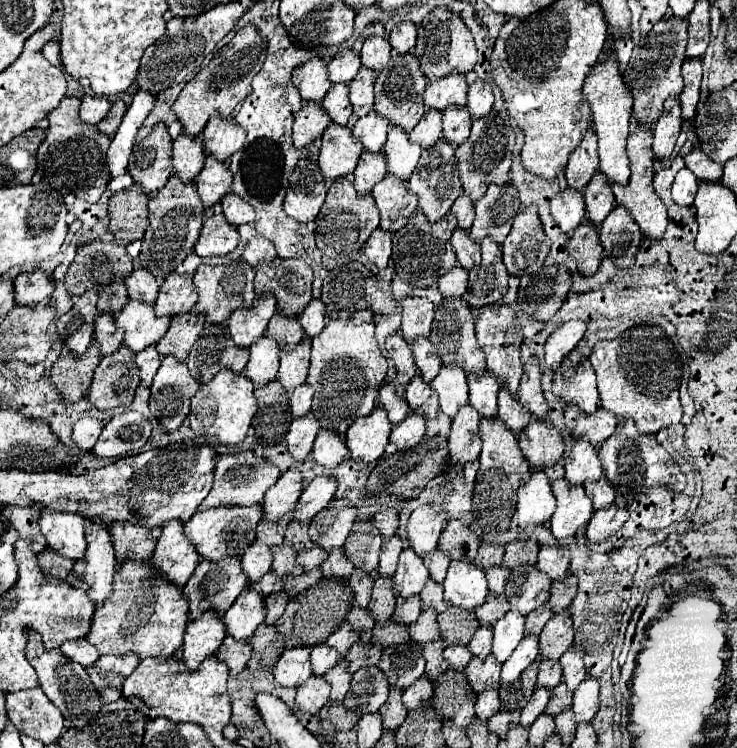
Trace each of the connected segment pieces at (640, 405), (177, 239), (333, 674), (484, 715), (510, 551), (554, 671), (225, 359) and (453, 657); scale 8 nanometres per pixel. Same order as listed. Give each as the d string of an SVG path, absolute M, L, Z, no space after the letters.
M638 325L618 339L598 341L588 359L598 377L602 409L616 417L632 417L636 429L644 435L656 435L660 429L680 423L682 405L678 387L682 379L682 363L660 327Z
M170 177L168 183L158 191L156 197L148 203L148 229L142 239L142 251L138 255L138 263L142 269L150 269L158 283L164 281L168 273L172 273L186 255L194 249L198 241L200 227L204 219L204 207L196 193L194 183L182 183L178 177Z
M338 661L328 673L326 673L326 681L330 683L332 687L332 693L330 693L330 699L328 699L328 705L338 705L346 691L348 691L348 685L350 685L350 673L346 671L346 661Z
M492 687L492 689L484 691L484 695L478 697L478 701L476 701L476 719L488 721L498 711L500 711L500 699L498 699L496 687Z
M520 539L520 541L512 541L508 547L506 547L506 553L504 553L504 561L502 565L506 569L516 569L520 565L534 565L536 563L536 557L538 557L538 545L536 541L532 539Z
M542 661L540 669L538 669L538 679L536 679L536 689L548 689L552 691L562 677L562 669L560 663L552 663L552 661Z
M204 325L186 359L186 365L192 377L196 377L200 385L206 385L220 369L242 373L246 361L248 349L234 345L226 325Z
M464 645L446 647L446 649L444 649L444 659L450 663L450 669L462 671L462 669L468 665L468 661L472 659L472 653L470 653L468 647L464 647Z

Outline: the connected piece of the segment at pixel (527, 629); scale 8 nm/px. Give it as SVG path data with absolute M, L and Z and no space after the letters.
M544 603L540 605L536 611L532 611L528 617L526 617L526 625L524 625L524 635L528 637L534 637L534 635L540 635L542 627L546 625L546 621L552 617L552 611L550 607Z

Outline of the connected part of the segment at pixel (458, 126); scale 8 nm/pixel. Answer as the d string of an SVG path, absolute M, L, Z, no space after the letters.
M450 107L442 113L442 139L452 141L452 147L462 145L470 135L472 119L466 107Z

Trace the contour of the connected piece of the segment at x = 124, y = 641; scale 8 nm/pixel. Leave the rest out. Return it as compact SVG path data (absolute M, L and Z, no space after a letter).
M128 561L114 573L114 593L106 603L94 611L92 629L88 641L100 655L128 655L136 653L142 659L148 657L172 657L182 647L186 631L188 603L182 597L182 589L174 587L160 575L154 575L150 563Z

